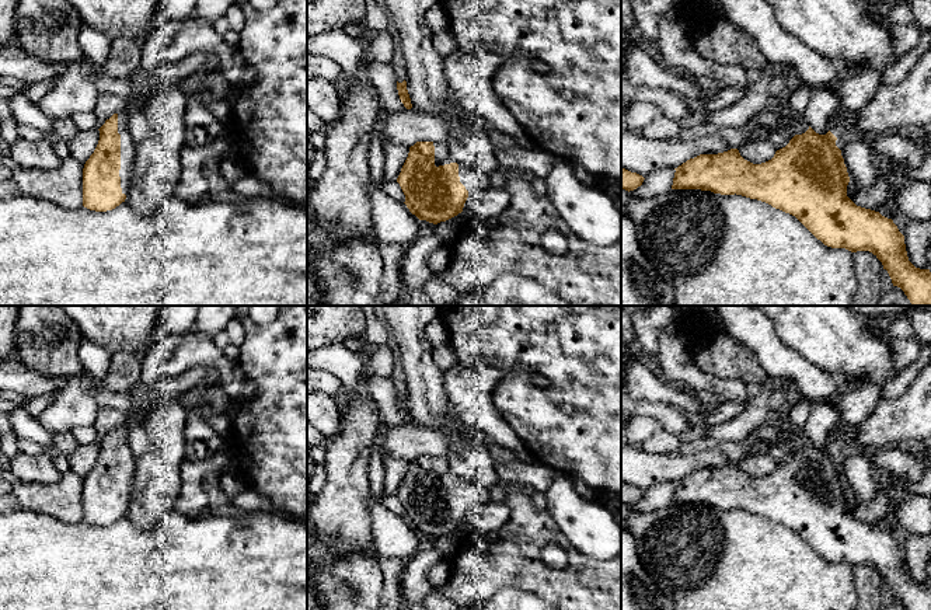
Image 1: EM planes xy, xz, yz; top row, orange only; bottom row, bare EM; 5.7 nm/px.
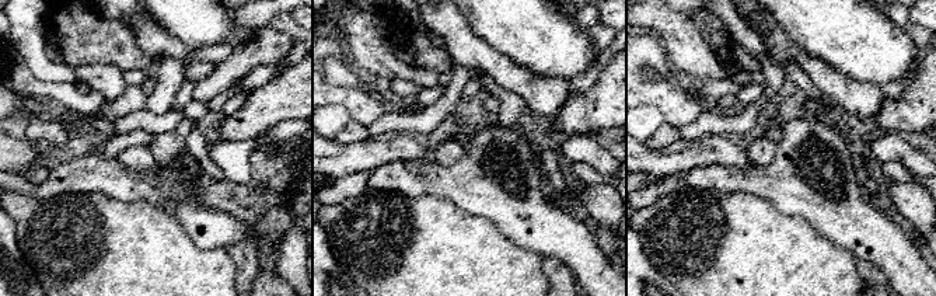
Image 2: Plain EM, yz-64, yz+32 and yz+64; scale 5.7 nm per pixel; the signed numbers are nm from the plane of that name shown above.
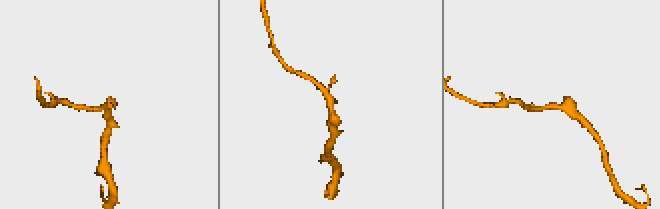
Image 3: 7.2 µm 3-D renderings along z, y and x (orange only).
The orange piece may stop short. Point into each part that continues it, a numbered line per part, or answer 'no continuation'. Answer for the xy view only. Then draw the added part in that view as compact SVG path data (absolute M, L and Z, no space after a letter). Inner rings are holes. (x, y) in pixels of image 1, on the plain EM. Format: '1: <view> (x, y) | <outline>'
1: xy (128, 466) | M126 421L118 425L118 447L121 449L121 502L122 508L128 509L135 481L136 461L129 447L129 425Z

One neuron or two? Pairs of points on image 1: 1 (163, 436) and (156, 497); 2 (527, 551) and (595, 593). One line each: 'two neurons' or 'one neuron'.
1: one neuron
2: one neuron

